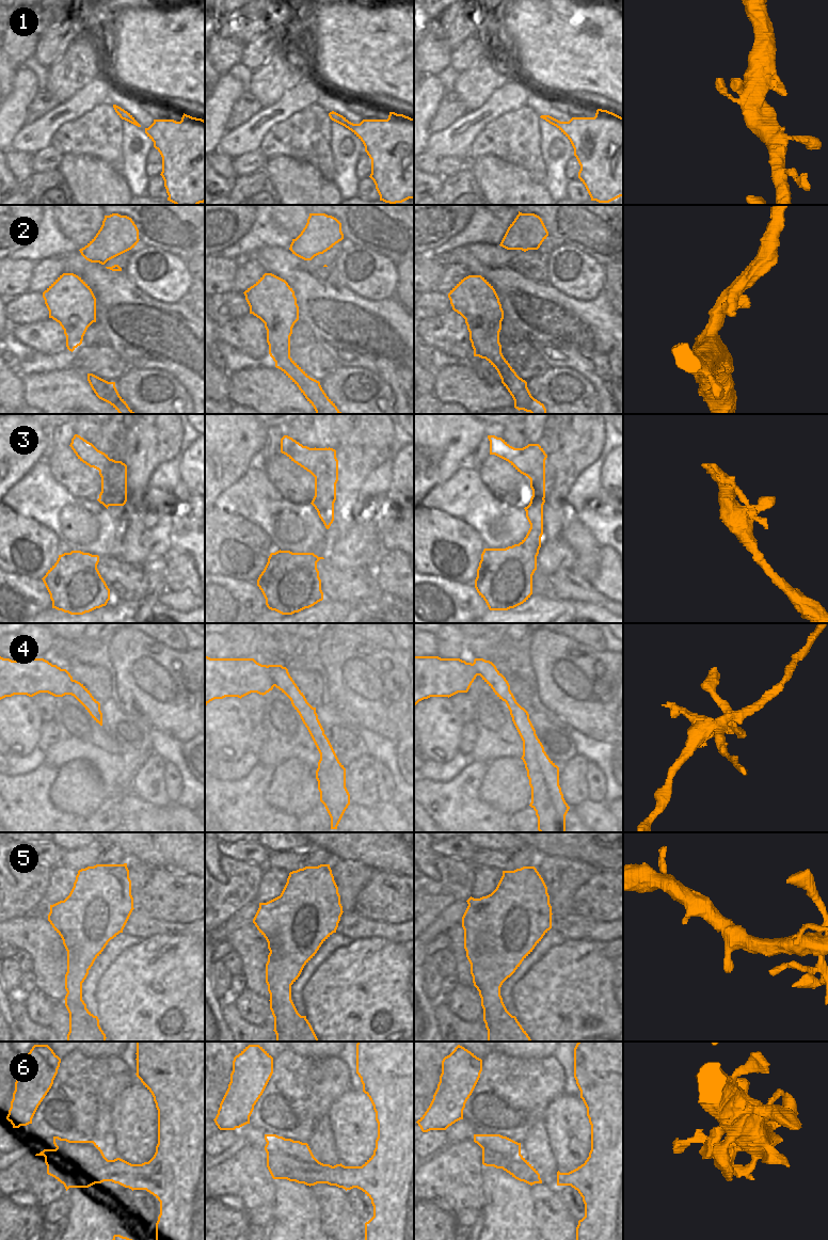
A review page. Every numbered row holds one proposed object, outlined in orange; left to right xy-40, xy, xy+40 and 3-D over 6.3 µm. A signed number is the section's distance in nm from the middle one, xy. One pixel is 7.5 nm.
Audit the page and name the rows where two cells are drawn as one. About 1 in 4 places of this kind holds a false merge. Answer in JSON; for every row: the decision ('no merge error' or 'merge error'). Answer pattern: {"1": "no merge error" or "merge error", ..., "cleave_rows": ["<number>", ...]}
{"1": "no merge error", "2": "no merge error", "3": "merge error", "4": "merge error", "5": "no merge error", "6": "no merge error", "cleave_rows": ["3", "4"]}

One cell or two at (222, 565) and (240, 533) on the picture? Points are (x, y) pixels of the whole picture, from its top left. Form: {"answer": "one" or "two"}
{"answer": "one"}

